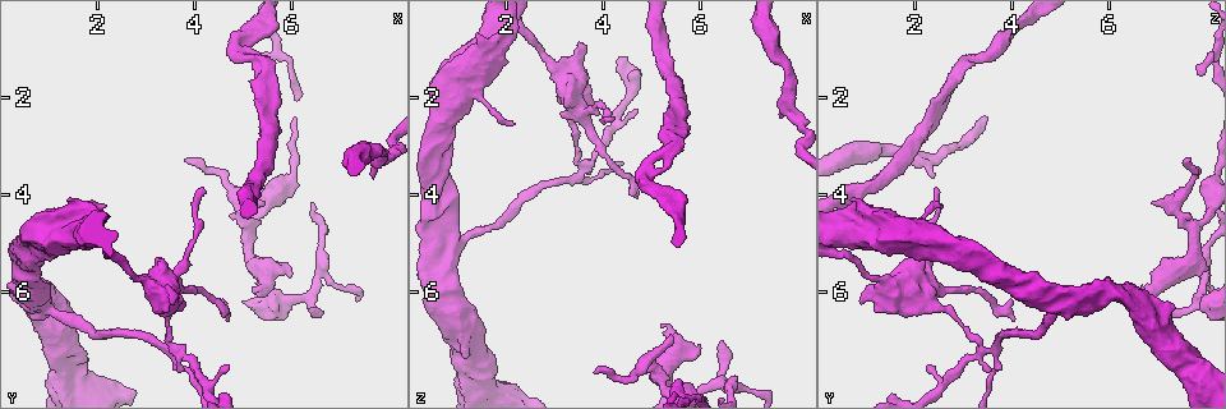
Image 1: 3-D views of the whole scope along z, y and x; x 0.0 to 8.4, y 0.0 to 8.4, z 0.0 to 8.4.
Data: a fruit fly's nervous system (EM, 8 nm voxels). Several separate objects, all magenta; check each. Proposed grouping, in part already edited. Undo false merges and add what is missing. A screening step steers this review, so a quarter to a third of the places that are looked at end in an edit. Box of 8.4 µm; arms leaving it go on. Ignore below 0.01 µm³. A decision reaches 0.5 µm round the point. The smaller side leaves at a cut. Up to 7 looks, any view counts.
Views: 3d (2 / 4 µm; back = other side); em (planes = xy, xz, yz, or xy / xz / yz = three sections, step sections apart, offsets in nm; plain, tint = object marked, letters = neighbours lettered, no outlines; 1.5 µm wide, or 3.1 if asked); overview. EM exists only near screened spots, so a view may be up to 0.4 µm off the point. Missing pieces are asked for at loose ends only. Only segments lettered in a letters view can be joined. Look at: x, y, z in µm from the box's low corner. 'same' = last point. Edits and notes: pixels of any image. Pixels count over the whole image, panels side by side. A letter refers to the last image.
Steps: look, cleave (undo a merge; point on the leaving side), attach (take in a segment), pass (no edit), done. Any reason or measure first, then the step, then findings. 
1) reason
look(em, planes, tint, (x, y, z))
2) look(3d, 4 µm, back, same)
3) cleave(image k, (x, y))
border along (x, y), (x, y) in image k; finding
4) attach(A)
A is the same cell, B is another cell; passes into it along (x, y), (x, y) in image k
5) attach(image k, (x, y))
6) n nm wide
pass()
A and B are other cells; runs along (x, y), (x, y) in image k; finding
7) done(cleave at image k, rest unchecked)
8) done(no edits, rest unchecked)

tapers out
look(em, planes, plain, (5.45, 1.45, 7.90))

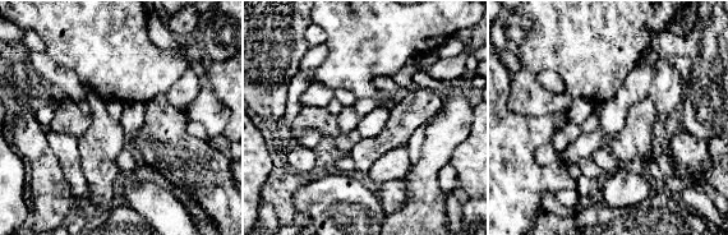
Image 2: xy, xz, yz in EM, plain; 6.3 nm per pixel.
see the neighbours
look(em, planes, letters, same)

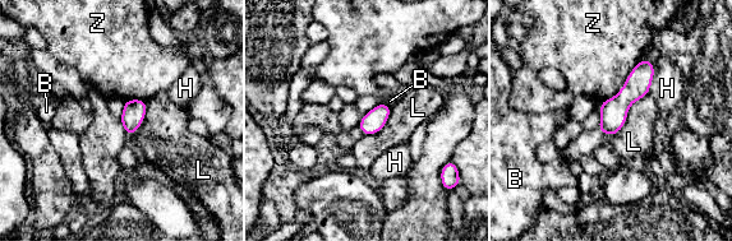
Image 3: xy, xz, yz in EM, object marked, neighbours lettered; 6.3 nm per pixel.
pass()
B, H, L and Z are other cells; border along (648, 93), (612, 137) in image 3; none of them fits

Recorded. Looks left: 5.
thick turns thin
look(em, planes, letters, (6.40, 6.10, 7.90))

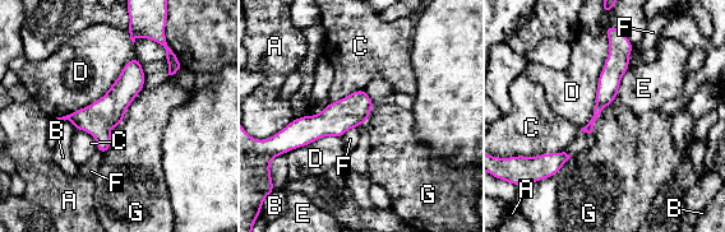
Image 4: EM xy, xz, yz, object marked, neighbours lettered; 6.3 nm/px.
100 nm wide; D touches over 650 nm
pass()
A, B, C, D, E, F and G are other cells; one cell here

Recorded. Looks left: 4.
free end
look(em, planes, letters, (4.70, 7.50, 2.30))

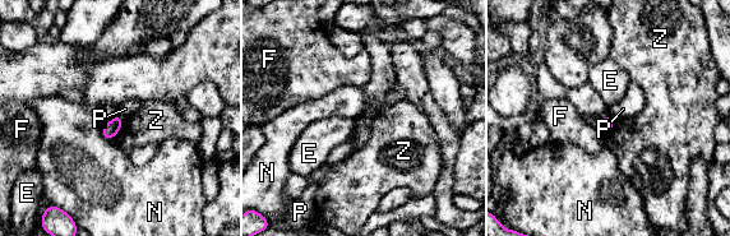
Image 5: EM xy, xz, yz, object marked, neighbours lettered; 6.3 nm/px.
90 nm wide
pass()
E, F, N, P and Z are other cells; border along (606, 114), (615, 119) in image 5; no lettered segment goes on from it

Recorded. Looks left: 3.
done(no edits, rest unchecked)

